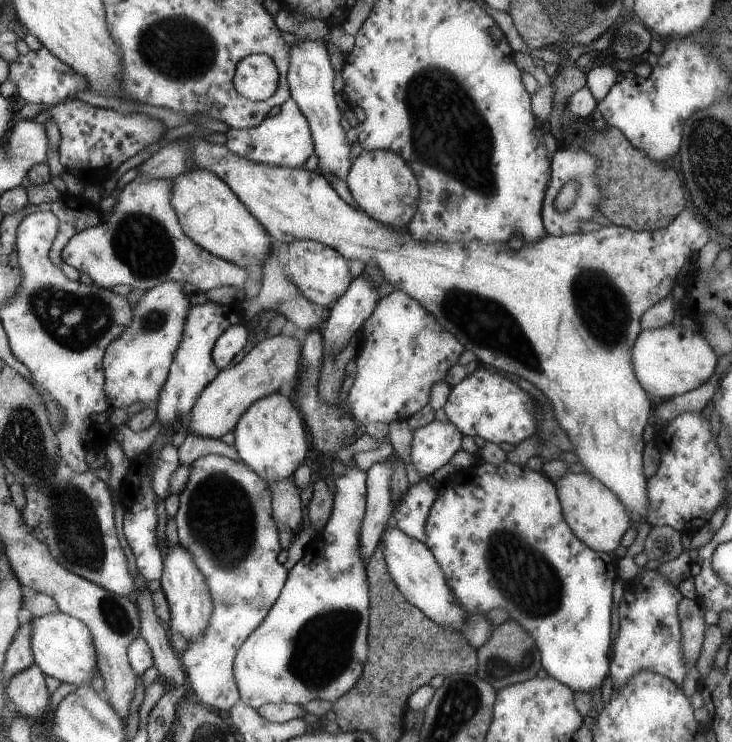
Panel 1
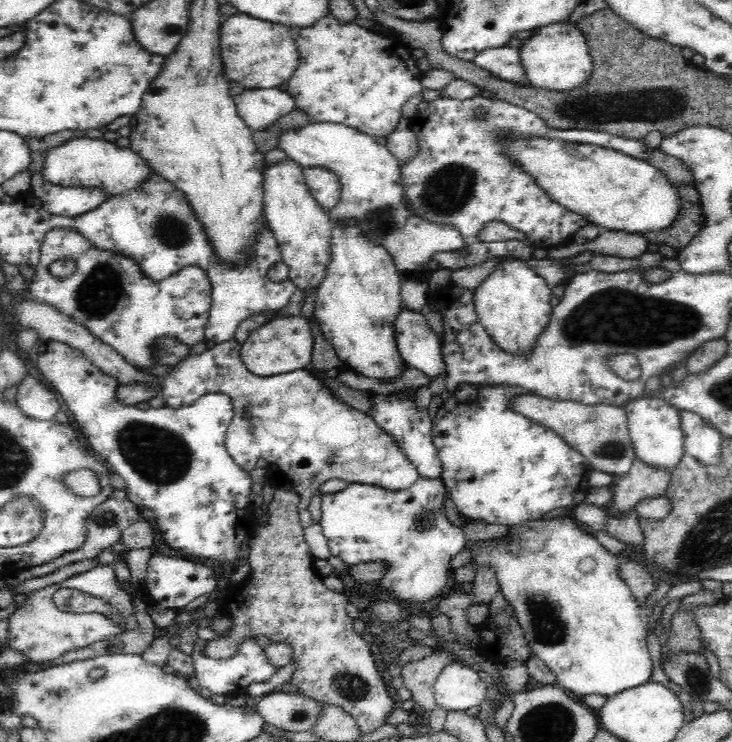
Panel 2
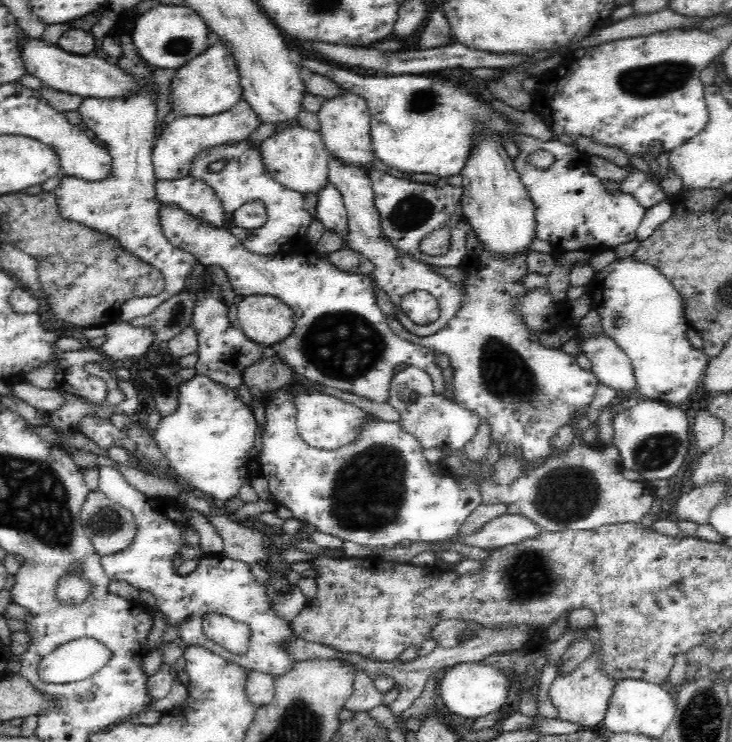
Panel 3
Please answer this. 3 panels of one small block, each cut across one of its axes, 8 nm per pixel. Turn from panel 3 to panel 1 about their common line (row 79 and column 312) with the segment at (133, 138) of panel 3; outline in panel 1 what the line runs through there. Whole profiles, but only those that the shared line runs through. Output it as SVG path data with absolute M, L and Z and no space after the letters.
M291 98L285 106L281 106L281 112L277 116L267 118L261 126L249 128L249 130L229 130L225 146L233 150L239 158L247 158L247 162L273 166L273 168L301 168L313 154L317 154L317 142L313 134L313 126L309 118L305 116L305 110L301 110L299 102Z

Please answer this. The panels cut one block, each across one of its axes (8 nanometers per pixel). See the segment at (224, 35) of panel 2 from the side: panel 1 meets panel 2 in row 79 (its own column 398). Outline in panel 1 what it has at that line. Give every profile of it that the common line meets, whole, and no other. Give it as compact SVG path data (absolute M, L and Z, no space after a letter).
M197 136L191 140L197 146L195 156L189 160L191 168L199 166L201 170L211 170L225 178L279 246L285 248L297 240L317 240L337 250L347 262L359 262L363 264L361 268L373 264L393 290L401 290L421 302L443 330L449 330L465 350L479 358L477 362L483 366L487 364L487 368L493 366L495 370L515 374L541 390L585 472L603 482L621 500L633 528L637 522L649 524L651 500L647 478L641 470L641 432L649 418L649 396L647 392L643 394L643 386L635 374L631 350L643 332L641 316L671 292L673 284L677 284L677 272L685 264L689 252L699 252L707 242L703 224L689 208L683 208L661 232L633 232L621 226L607 226L589 234L577 232L559 238L547 234L533 244L523 244L519 250L511 250L507 242L485 240L421 242L405 228L385 226L361 210L347 206L323 174L247 162L247 158L239 158L229 146L213 146Z

